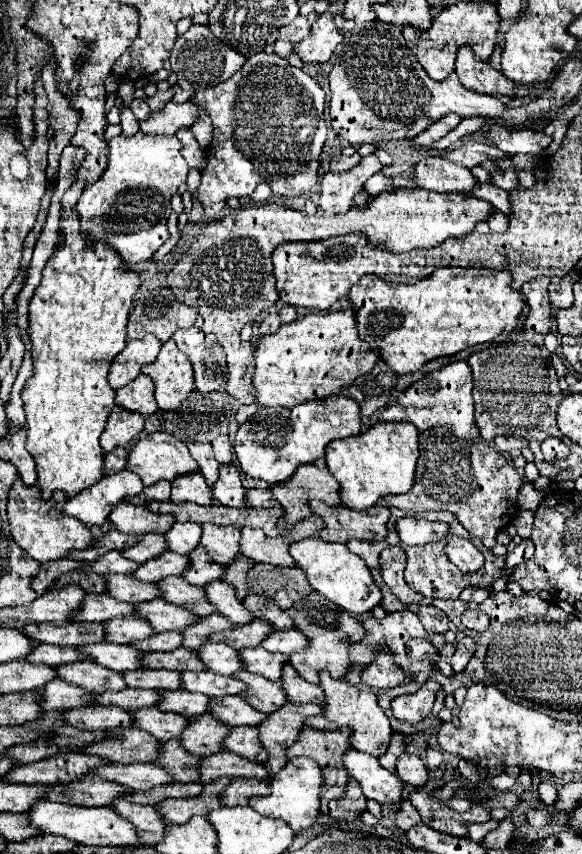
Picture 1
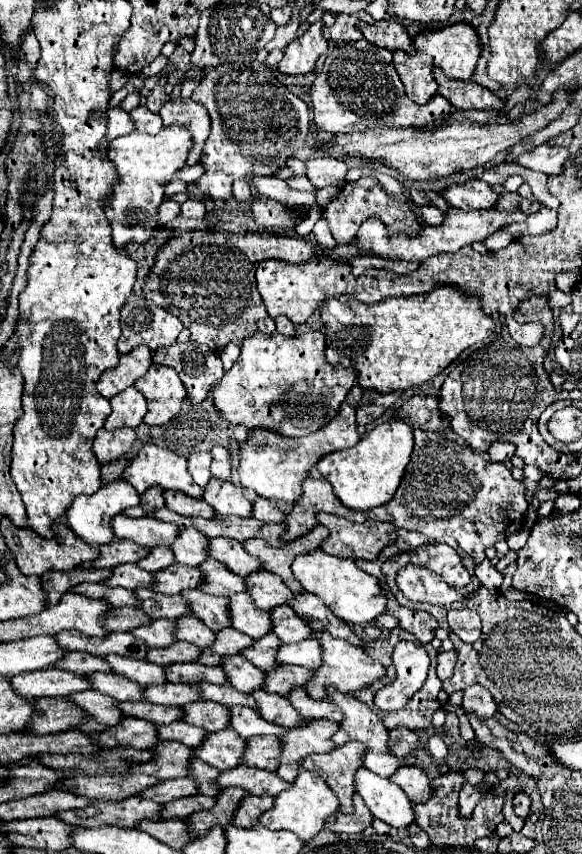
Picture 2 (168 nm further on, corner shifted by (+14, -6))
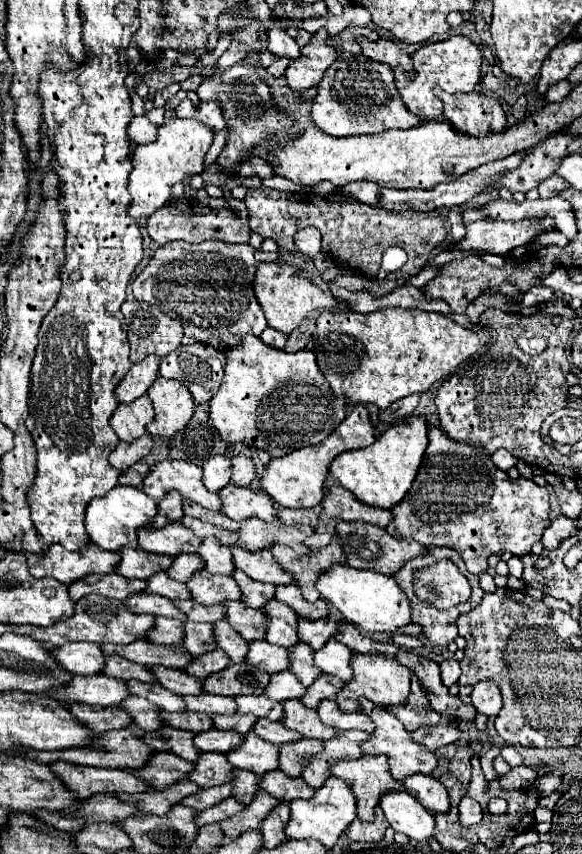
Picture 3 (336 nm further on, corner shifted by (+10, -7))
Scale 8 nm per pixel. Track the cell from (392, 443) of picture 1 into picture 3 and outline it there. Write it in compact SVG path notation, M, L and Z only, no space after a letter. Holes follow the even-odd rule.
M409 417L407 421L389 427L369 449L353 449L337 455L329 473L355 495L357 501L371 507L391 509L409 491L427 447L427 421L423 417Z

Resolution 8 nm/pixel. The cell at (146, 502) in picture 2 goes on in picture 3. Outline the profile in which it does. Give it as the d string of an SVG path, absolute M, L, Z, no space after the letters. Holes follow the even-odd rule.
M169 491L169 495L165 495L159 505L157 505L157 515L151 519L151 527L153 529L159 529L159 527L165 527L167 523L173 523L173 521L179 521L183 517L183 511L181 511L181 495L177 491Z

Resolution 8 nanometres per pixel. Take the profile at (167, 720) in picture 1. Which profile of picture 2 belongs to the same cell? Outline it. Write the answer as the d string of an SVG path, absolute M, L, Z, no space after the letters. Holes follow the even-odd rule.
M173 722L173 724L167 724L167 726L157 726L159 730L159 736L163 740L175 740L175 742L181 742L189 748L197 748L201 746L201 742L207 738L207 730L201 730L197 726L191 726L187 722Z

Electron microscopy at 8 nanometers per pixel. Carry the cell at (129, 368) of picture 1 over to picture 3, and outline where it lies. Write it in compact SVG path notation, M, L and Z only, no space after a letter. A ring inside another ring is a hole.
M147 355L139 363L133 363L129 373L115 387L117 401L119 403L131 403L133 399L145 395L145 391L157 379L157 373L159 373L159 359L153 355Z

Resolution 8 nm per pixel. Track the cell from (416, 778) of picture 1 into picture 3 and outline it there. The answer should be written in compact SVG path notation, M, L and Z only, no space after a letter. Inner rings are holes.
M409 775L403 781L403 787L409 795L413 795L425 809L437 813L437 811L447 811L449 809L449 795L447 789L439 783L439 779L431 775Z

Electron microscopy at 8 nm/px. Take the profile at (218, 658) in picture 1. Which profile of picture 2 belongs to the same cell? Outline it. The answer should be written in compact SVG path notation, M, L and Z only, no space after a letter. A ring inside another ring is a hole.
M245 656L225 658L221 668L229 674L231 686L245 694L253 694L253 690L261 690L265 684L265 672L253 666Z

